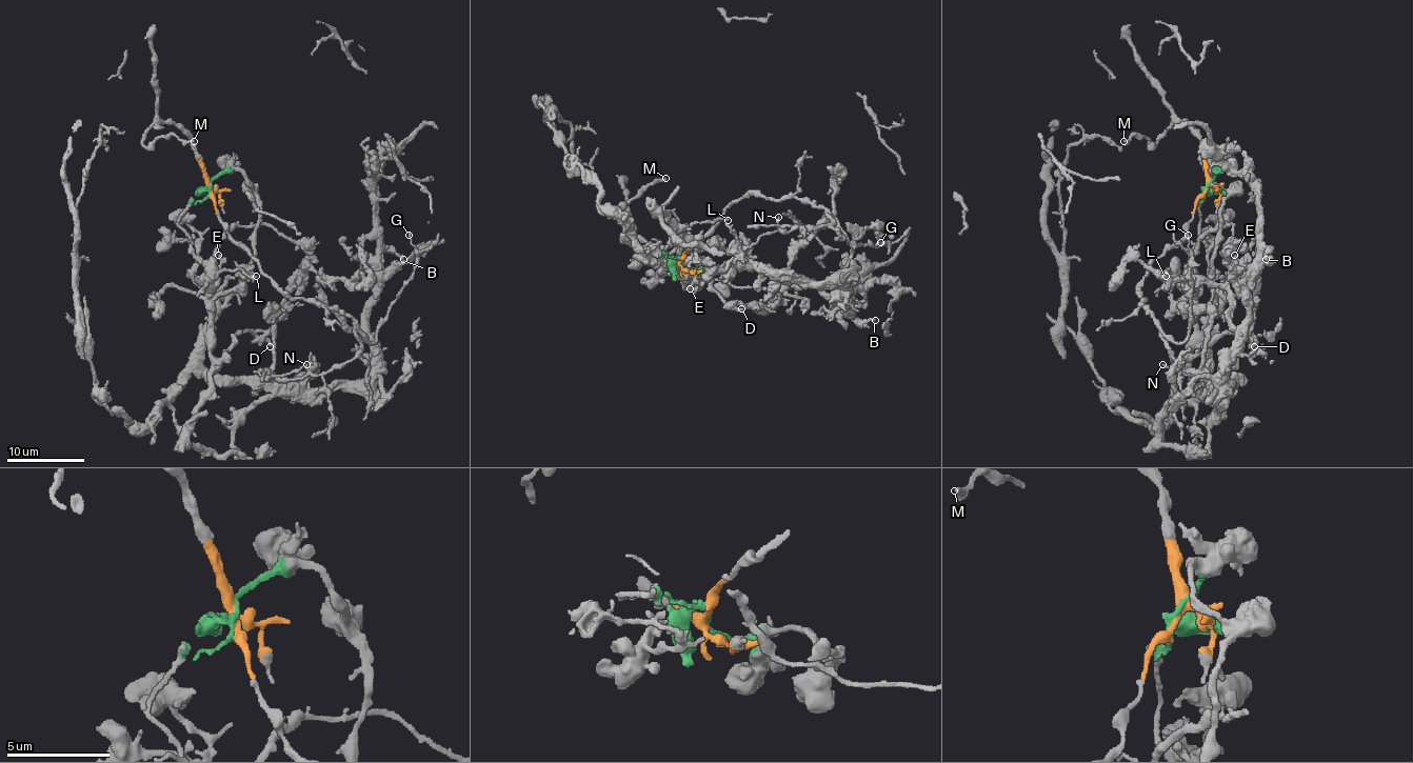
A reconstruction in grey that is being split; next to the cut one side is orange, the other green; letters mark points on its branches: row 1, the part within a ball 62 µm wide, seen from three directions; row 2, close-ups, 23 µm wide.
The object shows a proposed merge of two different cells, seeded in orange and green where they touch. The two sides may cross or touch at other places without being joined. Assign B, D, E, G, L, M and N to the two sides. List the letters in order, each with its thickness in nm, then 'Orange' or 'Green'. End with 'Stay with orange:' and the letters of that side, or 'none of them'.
B: Thickness 240 nm. Green
D: Thickness 240 nm. Green
E: Thickness 190 nm. Green
G: Thickness 100 nm. Orange
L: Thickness 240 nm. Green
M: Thickness 220 nm. Orange
N: Thickness 140 nm. Orange
Stay with orange: G, M, N

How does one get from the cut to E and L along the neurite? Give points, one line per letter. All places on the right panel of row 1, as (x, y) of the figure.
E: (1207, 187), (1197, 203), (1198, 238), (1187, 268), (1193, 309), (1200, 317), (1210, 312), (1234, 255)
L: (1207, 187), (1202, 201), (1197, 203), (1200, 222), (1195, 255), (1179, 277), (1168, 268), (1166, 277)

